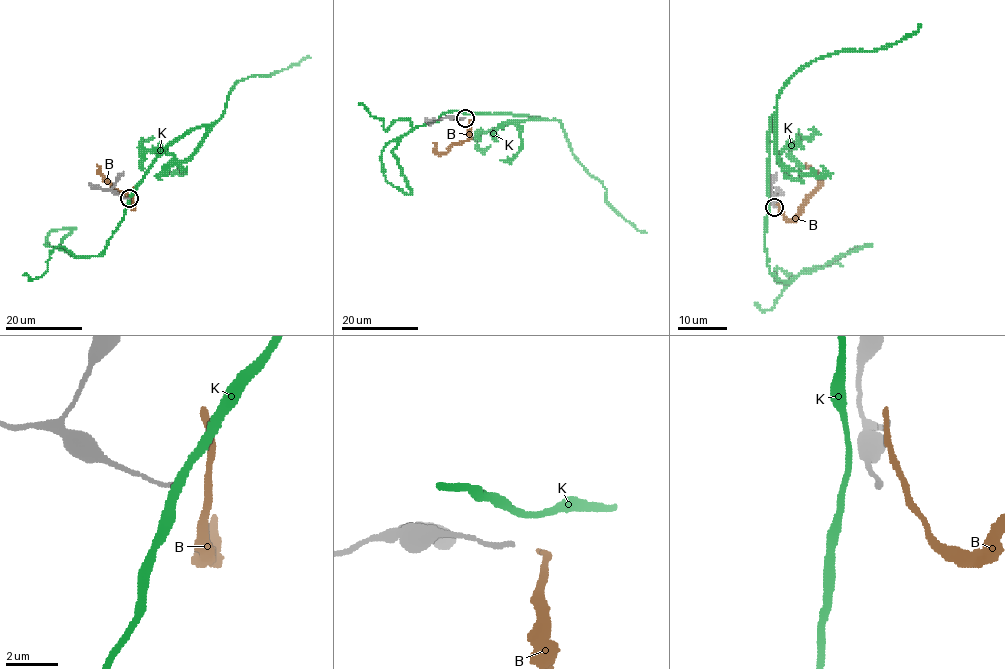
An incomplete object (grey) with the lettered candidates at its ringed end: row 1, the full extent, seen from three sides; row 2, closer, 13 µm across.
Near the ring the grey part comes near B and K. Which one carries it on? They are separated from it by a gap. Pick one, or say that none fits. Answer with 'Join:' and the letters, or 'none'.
Join: none

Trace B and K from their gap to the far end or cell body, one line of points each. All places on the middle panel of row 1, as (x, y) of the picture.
B: (468, 121), (469, 137), (466, 140), (454, 143), (446, 152), (437, 152), (433, 142)
K: (466, 114), (509, 113), (556, 119), (561, 123), (574, 157), (606, 189), (606, 200), (637, 230), (646, 232)

